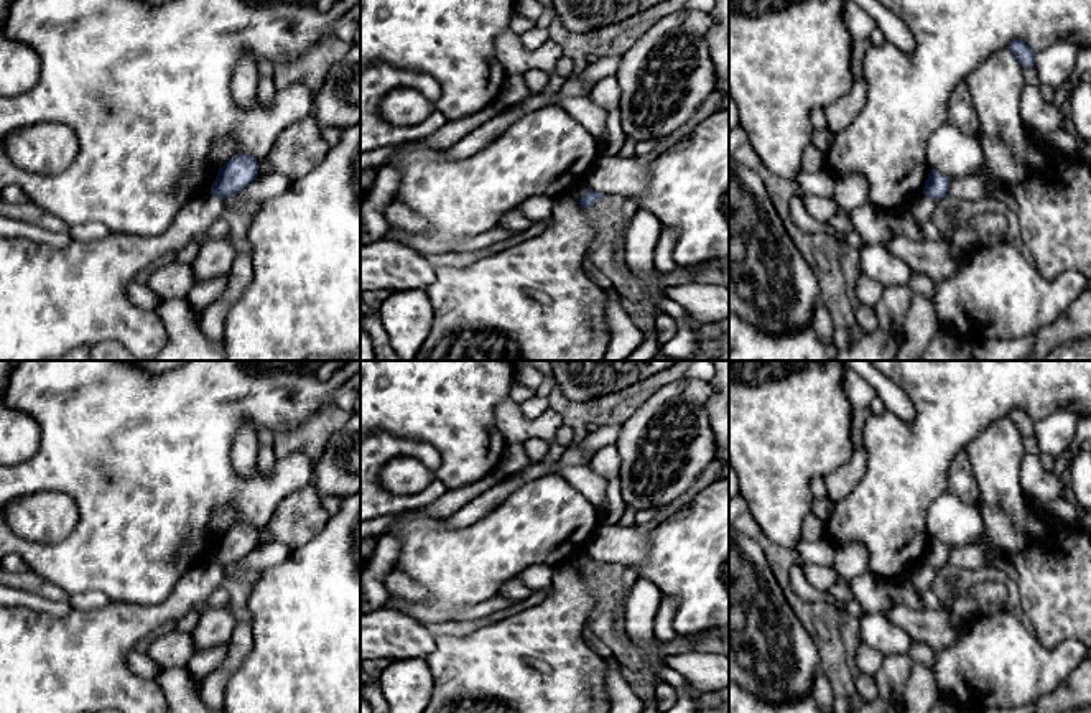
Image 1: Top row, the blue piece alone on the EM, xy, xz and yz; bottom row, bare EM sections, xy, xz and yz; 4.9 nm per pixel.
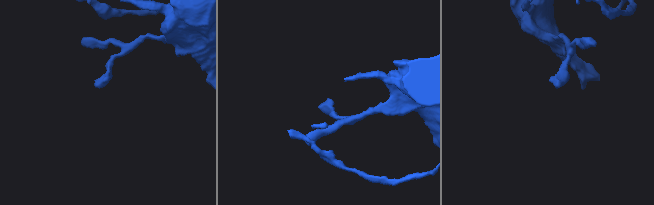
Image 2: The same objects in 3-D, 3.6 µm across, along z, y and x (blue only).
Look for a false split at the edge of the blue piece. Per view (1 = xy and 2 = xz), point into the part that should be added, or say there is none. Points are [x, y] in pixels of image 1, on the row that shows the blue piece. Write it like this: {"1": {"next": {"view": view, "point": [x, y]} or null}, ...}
{"1": {"next": null}, "2": {"next": null}}

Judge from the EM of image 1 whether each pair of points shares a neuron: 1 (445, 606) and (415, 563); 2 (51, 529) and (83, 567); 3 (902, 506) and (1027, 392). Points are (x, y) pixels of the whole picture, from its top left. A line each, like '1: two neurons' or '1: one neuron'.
1: one neuron
2: two neurons
3: one neuron

